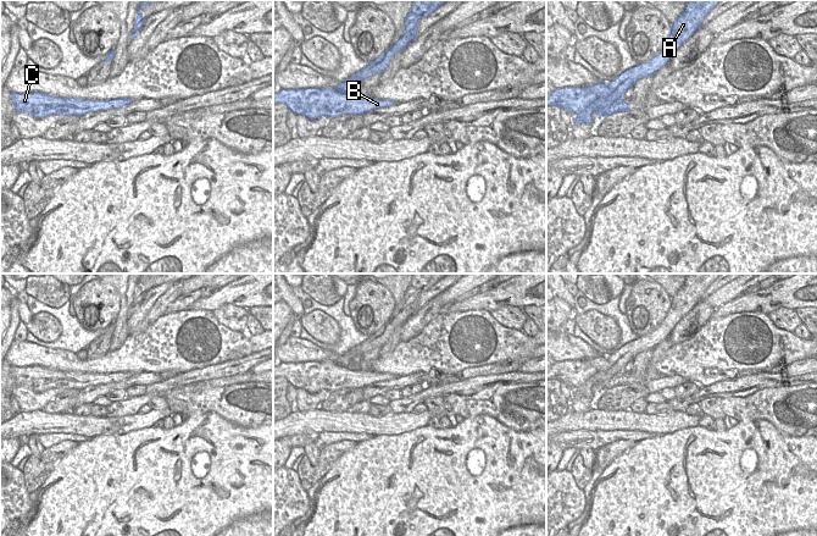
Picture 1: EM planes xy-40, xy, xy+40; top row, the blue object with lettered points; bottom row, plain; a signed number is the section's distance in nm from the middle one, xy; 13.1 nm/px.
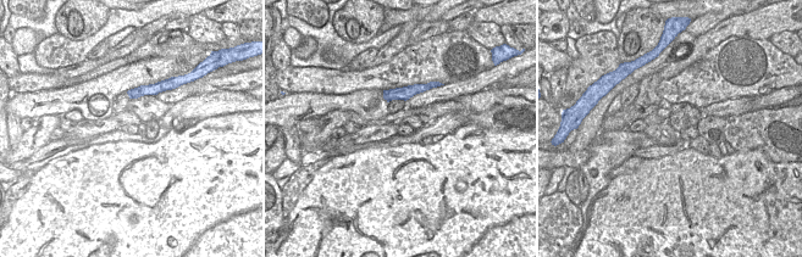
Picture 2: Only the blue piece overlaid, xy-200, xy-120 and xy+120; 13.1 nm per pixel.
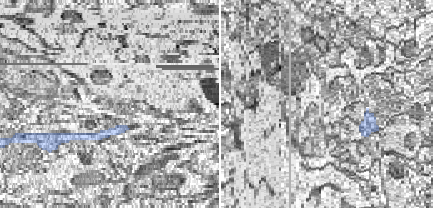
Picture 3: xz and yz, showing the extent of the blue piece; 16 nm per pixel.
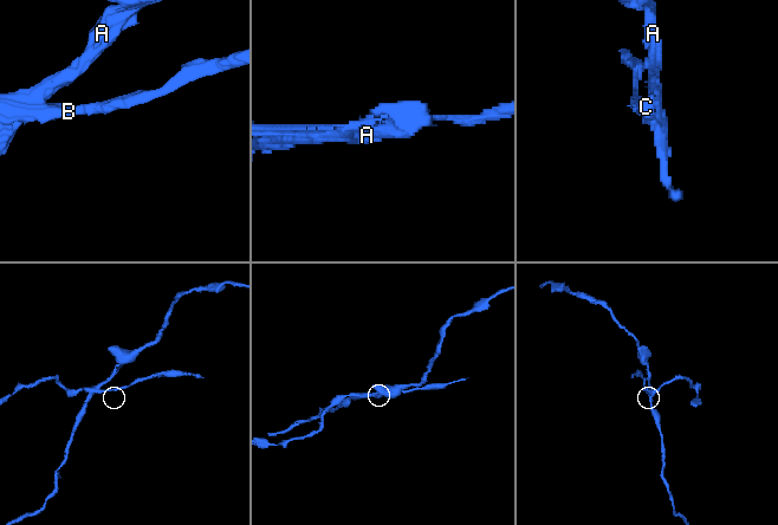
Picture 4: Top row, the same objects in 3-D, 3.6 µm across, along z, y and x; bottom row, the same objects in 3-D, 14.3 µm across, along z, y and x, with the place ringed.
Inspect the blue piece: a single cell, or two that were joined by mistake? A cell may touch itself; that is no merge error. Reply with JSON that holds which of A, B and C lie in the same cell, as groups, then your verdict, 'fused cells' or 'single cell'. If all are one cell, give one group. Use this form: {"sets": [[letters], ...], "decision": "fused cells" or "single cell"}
{"sets": [["A"], ["B", "C"]], "decision": "fused cells"}

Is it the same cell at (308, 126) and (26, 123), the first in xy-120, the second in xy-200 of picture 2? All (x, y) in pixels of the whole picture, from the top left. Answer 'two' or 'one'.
one

